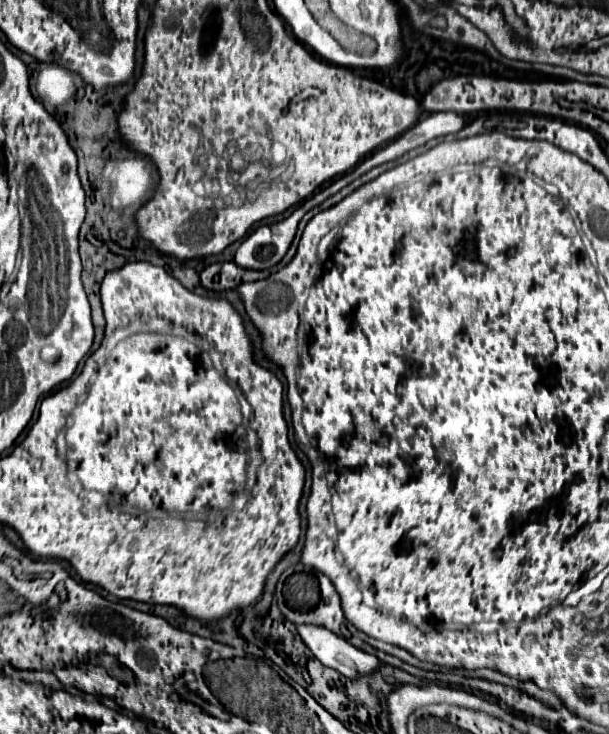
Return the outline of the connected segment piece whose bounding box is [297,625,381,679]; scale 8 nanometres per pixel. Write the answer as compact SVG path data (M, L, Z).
M297 625L297 633L325 667L331 667L349 679L373 673L381 665L375 655L353 647L349 641L327 631L325 627Z

